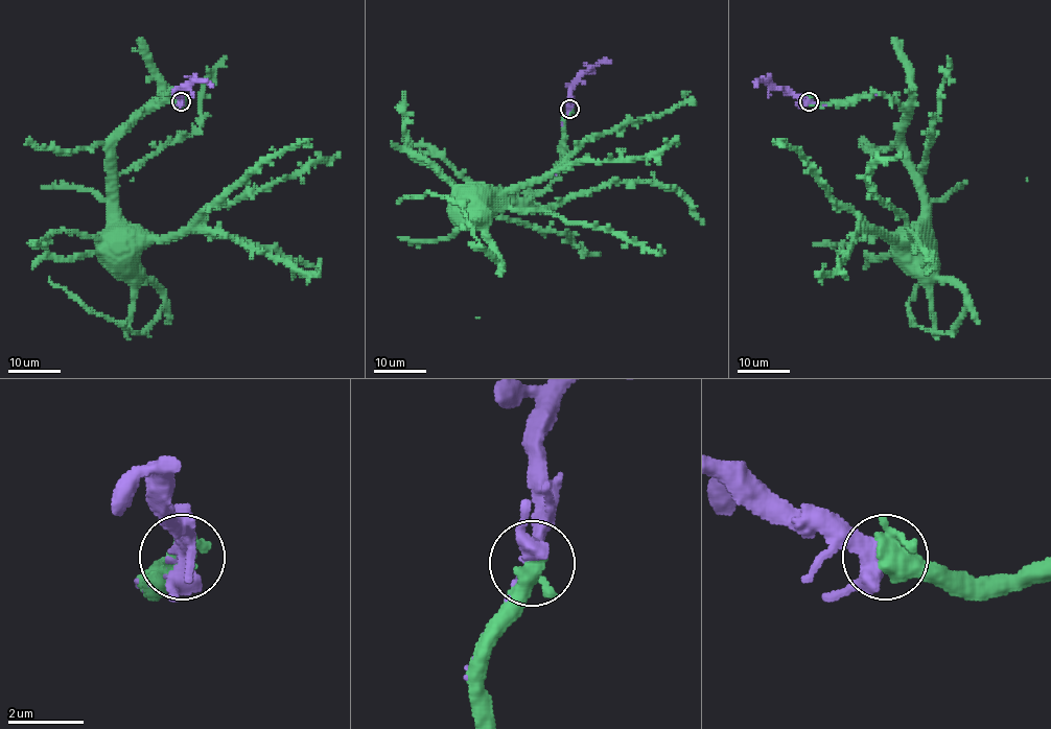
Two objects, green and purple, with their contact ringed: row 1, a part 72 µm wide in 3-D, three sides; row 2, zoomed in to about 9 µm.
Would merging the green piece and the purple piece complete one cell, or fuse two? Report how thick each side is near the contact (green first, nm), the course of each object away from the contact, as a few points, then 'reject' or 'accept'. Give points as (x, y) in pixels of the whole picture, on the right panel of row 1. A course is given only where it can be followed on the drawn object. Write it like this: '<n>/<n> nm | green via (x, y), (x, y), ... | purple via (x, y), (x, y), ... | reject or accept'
440/420 nm | green via (809, 100), (823, 103), (886, 94), (905, 107), (903, 160), (923, 201), (920, 220), (914, 231) | purple via (809, 100), (775, 89), (767, 83), (756, 83), (755, 87) | accept

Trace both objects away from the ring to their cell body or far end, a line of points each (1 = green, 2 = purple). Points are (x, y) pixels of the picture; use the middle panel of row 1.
1: (569, 109), (563, 123), (560, 169), (550, 184), (528, 198), (481, 192), (475, 212), (470, 204)
2: (569, 109), (570, 91), (575, 83), (596, 66), (611, 61)

